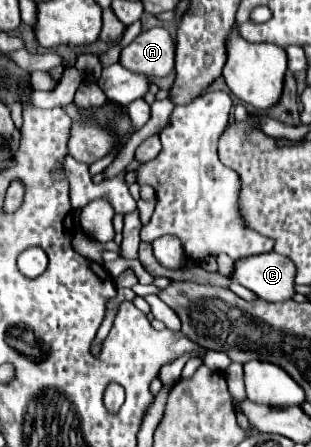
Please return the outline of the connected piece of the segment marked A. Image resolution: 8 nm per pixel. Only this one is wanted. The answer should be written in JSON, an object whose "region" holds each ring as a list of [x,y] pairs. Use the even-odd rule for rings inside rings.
{"region":[[[162,27],[142,31],[120,53],[120,65],[146,77],[164,77],[174,69],[174,41]]]}

